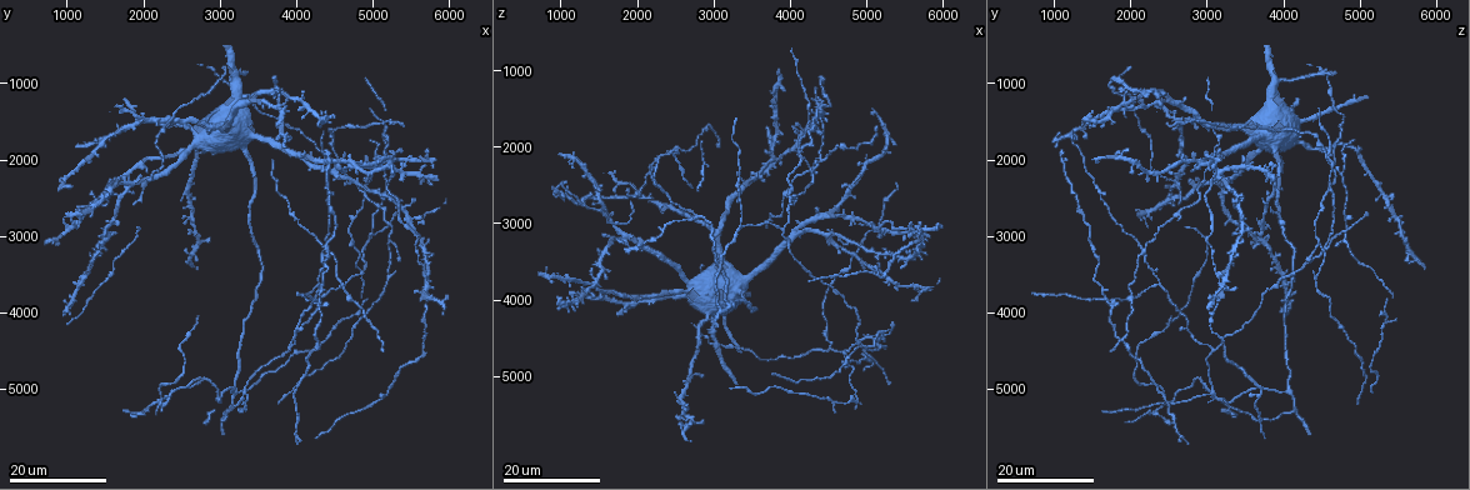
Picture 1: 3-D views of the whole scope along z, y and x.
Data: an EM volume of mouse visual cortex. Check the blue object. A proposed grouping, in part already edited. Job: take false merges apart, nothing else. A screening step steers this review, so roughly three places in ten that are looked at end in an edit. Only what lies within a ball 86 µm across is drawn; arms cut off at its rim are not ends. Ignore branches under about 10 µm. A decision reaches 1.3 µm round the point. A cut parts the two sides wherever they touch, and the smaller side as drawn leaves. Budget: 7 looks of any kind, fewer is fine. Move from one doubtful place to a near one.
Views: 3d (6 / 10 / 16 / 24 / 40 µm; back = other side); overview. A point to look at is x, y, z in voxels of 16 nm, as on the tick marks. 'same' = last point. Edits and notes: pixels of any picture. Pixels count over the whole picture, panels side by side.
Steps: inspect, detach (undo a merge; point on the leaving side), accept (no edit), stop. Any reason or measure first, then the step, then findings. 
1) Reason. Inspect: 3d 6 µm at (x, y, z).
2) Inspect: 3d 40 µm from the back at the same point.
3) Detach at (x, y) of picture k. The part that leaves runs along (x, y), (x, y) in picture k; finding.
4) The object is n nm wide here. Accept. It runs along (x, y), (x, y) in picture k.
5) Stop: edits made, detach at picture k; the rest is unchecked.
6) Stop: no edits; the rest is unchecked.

Three-way junction. Inspect: 3d 16 µm at (4300, 3600, 2350).

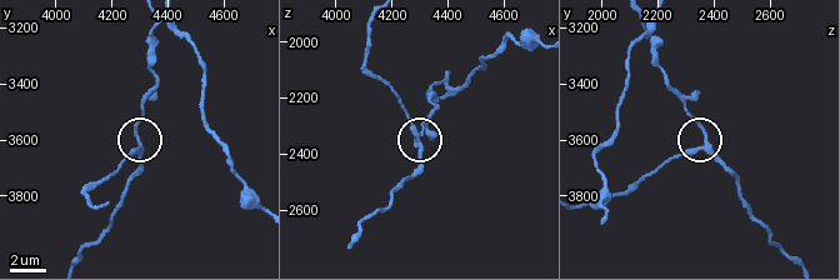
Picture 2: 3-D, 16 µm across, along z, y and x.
Zoom in. Inspect: 3d 10 µm at (4290, 3620, 2370).

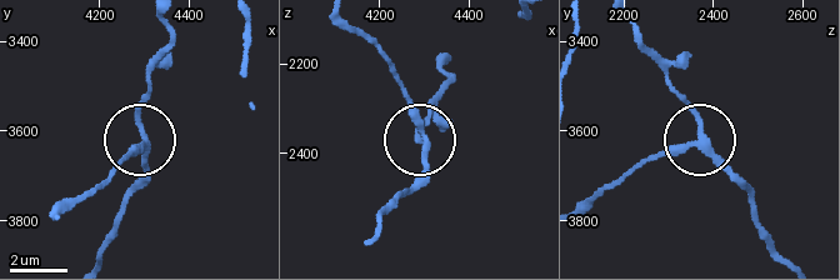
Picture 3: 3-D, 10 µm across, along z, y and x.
The object is 210 nm wide here. Accept. One neuron here.

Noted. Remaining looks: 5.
Four-way junction. Inspect: 3d 24 µm at (4300, 3900, 1700).

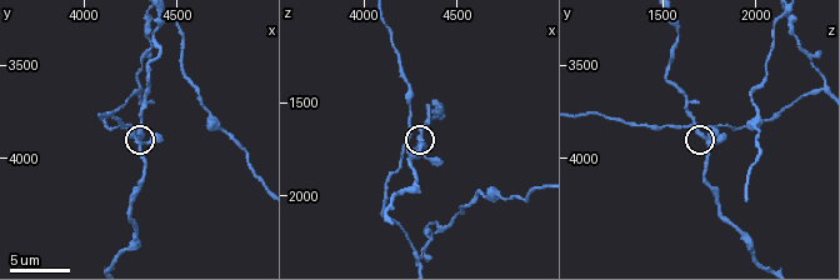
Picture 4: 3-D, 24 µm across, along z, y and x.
Zoom in. Inspect: 3d 6 µm at (4300, 3880, 1720).

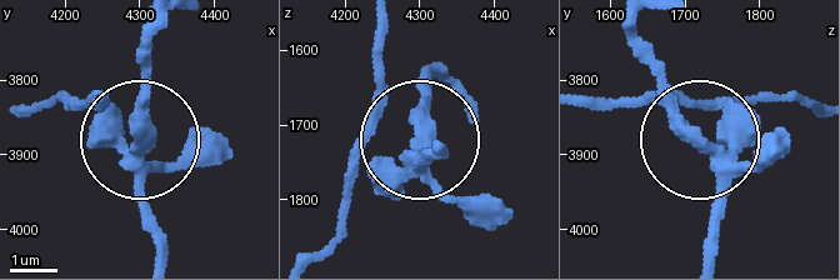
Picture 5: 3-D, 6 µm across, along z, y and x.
4 arms meet here. Accept. It runs along (816, 106), (720, 99), (700, 154), (720, 246) in picture 5; all the same neuron.

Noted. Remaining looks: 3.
Three arms meet. Inspect: 3d 24 µm at (2750, 4900, 2950).

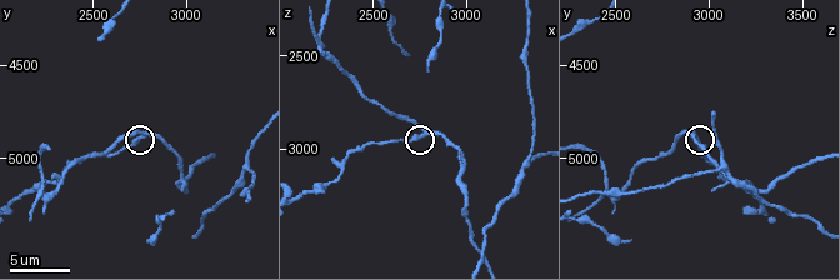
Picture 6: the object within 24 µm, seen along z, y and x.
Inspect: 3d 10 µm at the same point.

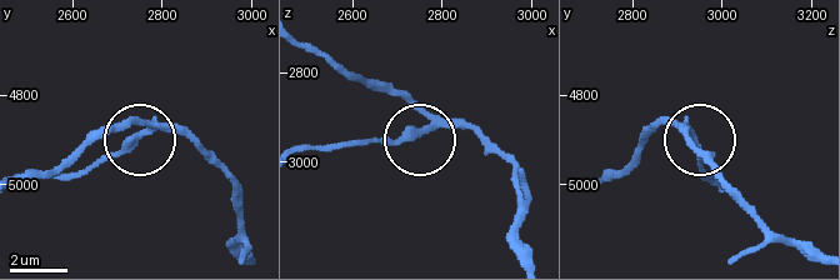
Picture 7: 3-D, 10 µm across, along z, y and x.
Detach at (126, 145) of picture 7. The part that leaves runs along (441, 124), (415, 124), (350, 146), (300, 146) in picture 7; a second neuron is stuck on.

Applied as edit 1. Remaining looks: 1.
Stop: edits made, detach at picture 7; the rest is unchecked.

